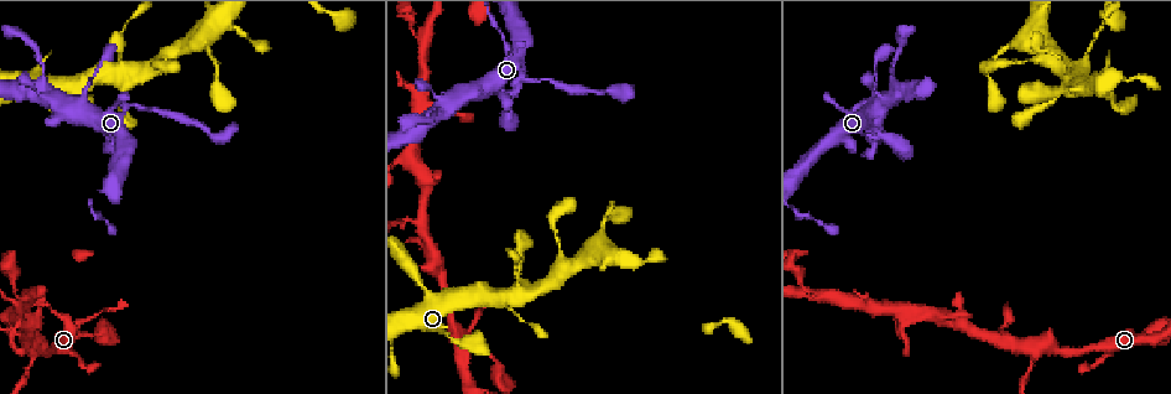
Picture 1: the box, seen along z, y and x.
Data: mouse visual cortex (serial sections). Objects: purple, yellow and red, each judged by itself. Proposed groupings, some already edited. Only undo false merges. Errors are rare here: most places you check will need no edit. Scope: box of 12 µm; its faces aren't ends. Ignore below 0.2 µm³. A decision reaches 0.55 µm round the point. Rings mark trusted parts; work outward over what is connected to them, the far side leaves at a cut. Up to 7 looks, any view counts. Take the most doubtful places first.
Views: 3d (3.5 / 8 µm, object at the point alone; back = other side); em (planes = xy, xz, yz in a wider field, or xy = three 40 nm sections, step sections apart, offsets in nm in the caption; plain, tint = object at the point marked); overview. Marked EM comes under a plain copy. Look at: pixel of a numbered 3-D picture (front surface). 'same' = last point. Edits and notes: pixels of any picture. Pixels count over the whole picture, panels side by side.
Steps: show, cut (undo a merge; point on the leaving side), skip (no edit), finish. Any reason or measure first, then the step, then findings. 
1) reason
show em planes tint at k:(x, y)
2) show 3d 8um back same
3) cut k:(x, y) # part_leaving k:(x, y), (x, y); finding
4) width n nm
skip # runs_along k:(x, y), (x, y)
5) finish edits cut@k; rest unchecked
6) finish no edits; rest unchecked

narrows sharply
show 3d 3.5um at 1:(148, 110)

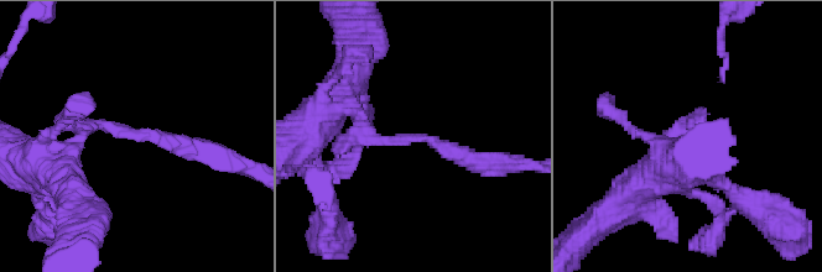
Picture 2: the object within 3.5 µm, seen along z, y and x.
arm_widths 200, 250 nm
show em xy step 3 tint at 2:(132, 131)

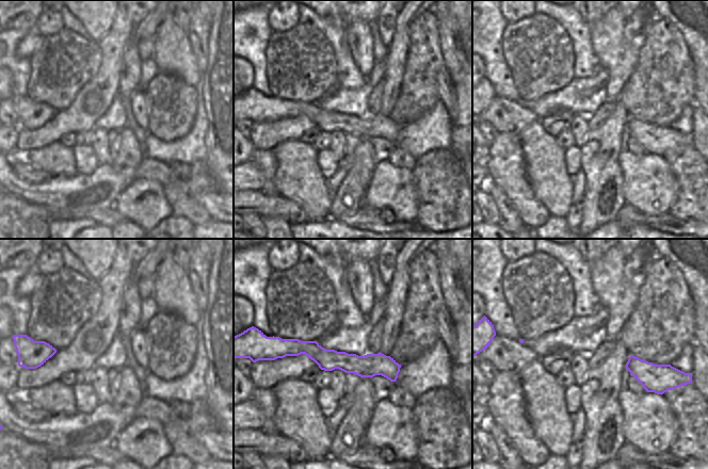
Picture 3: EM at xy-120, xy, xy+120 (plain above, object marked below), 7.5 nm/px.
skip # runs_along 2:(348, 109), (370, 137), (427, 137), (480, 162); one cell here

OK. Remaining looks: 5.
thick turns thin
show 3d 3.5um at 1:(1086, 55)

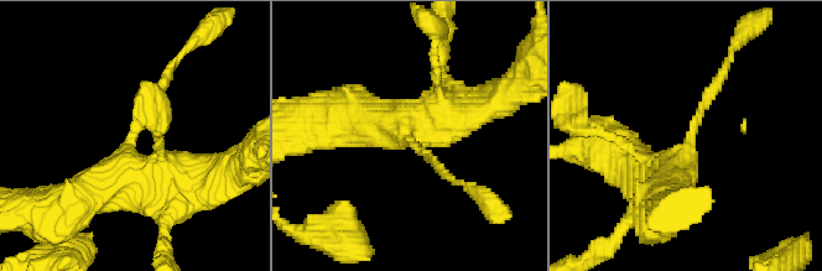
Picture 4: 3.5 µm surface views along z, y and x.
arms 3; arm_widths 100, 500, 600 nm
show em xy step 5 tint at 4:(688, 145)

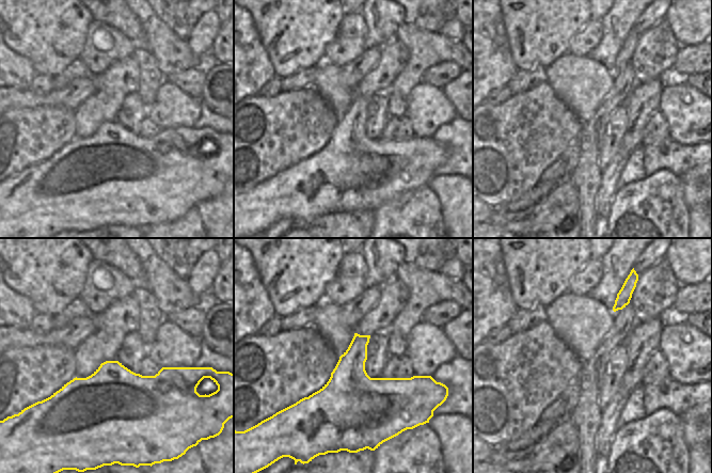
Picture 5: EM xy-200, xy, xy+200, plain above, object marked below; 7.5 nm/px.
width 360 nm
skip # runs_along 4:(86, 194), (128, 175), (135, 121), (166, 77); continuous, no second cell

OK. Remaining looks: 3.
narrows sharply
show 3d 3.5um at 1:(28, 374)

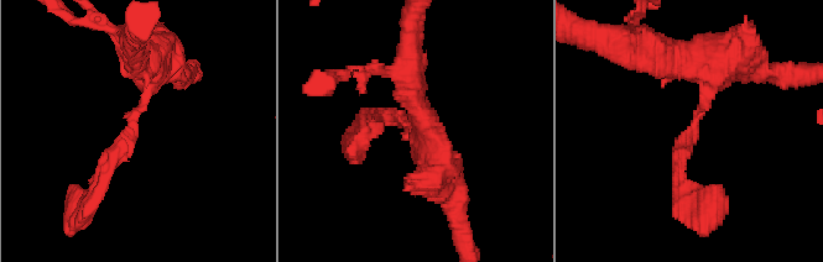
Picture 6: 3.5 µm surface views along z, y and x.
arm_widths 150, 450 nm
show em xy step 5 tint at 6:(697, 123)

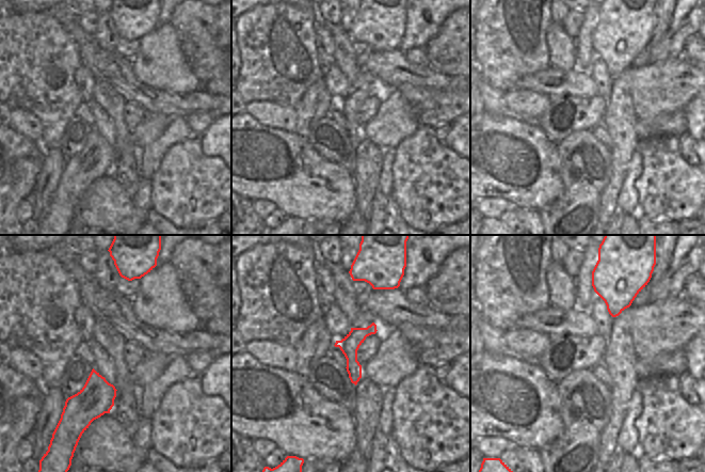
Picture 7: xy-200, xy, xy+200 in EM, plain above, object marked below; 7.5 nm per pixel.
width 150 nm
skip # runs_along 7:(373, 327), (352, 345), (354, 380); all the same cell

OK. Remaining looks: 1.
finish no edits; rest unchecked

